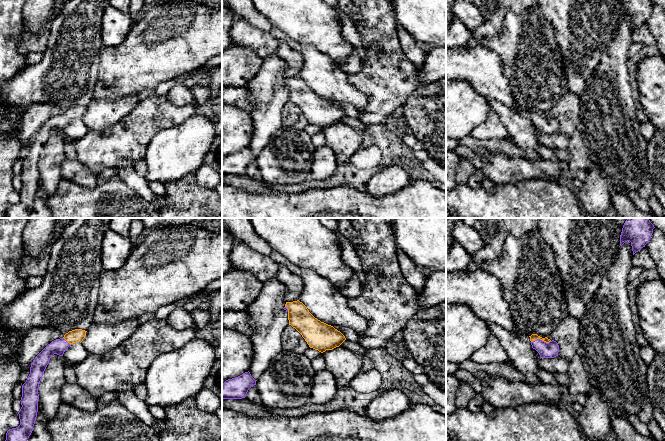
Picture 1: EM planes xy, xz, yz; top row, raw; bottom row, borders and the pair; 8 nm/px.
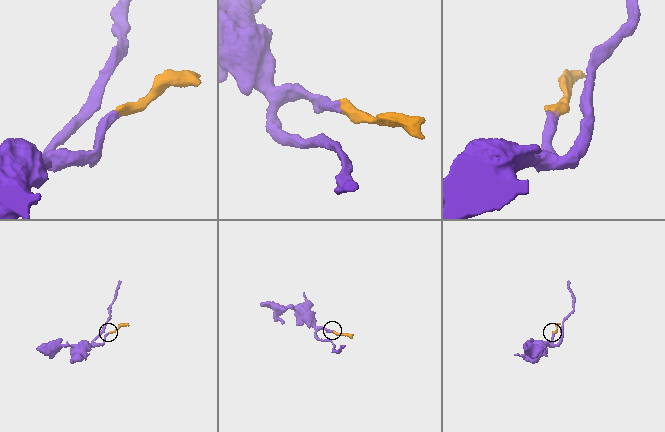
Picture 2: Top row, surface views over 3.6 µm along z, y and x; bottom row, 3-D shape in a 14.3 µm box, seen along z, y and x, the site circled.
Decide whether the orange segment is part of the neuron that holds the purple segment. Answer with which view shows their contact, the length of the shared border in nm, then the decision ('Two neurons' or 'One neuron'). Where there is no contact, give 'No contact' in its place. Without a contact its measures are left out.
Touches purple in yz. Shared border 160 nm. One neuron

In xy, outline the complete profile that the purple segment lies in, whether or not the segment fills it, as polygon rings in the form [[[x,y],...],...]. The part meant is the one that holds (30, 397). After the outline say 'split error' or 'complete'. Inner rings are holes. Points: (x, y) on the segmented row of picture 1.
[[[75,329],[69,331],[63,338],[56,339],[48,344],[33,360],[30,374],[22,385],[21,409],[18,412],[20,425],[9,429],[5,441],[27,441],[33,431],[38,412],[38,388],[50,358],[57,354],[63,356],[72,343],[82,342],[86,336],[85,330]]]; split error

